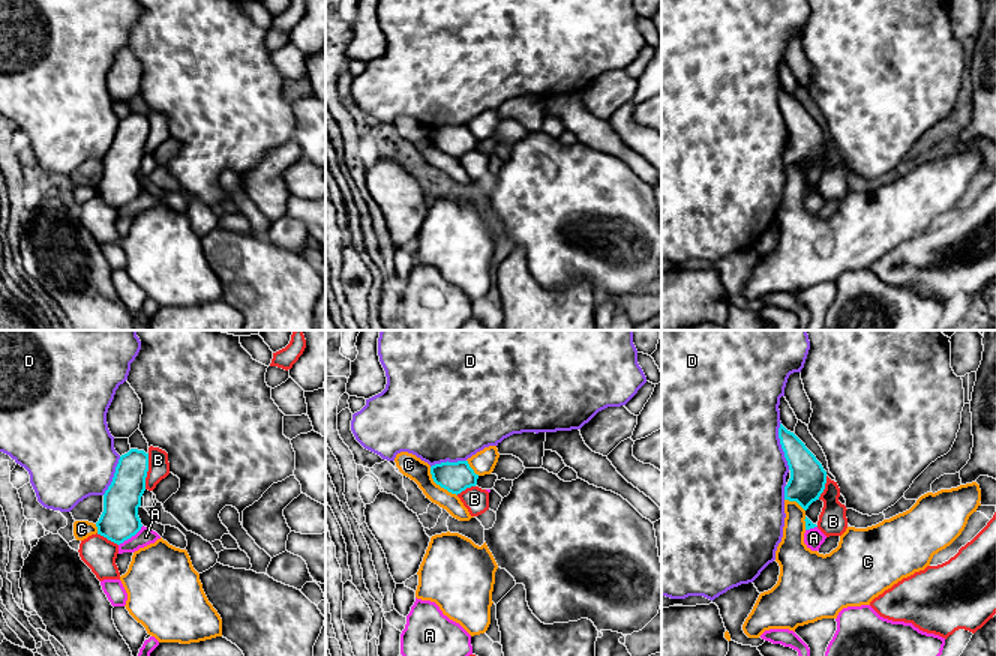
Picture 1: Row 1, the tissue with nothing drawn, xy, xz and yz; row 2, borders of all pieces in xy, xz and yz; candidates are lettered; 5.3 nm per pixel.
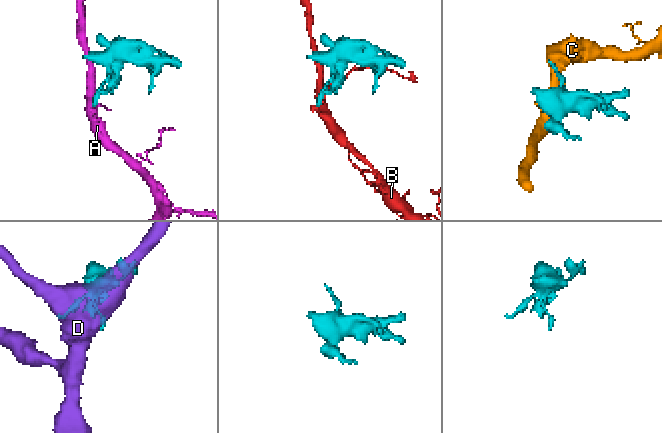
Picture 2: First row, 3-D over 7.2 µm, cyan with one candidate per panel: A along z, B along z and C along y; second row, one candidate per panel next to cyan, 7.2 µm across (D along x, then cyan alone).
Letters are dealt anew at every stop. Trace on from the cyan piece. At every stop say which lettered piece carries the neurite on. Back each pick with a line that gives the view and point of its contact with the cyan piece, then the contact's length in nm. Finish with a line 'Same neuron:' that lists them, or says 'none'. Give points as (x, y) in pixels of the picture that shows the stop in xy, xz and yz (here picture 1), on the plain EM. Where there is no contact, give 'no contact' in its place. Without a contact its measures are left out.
Same neuron: none

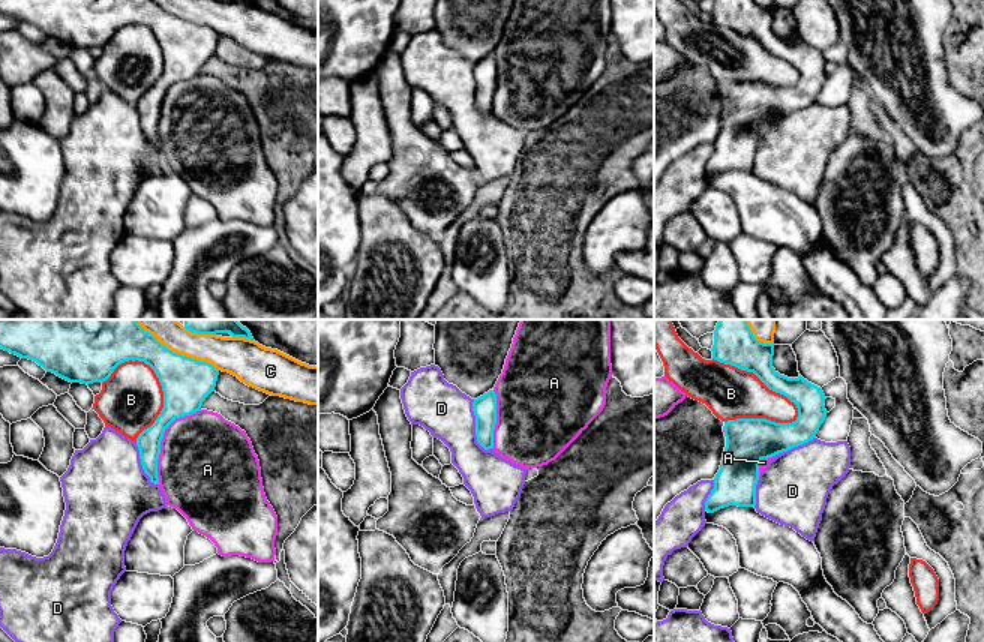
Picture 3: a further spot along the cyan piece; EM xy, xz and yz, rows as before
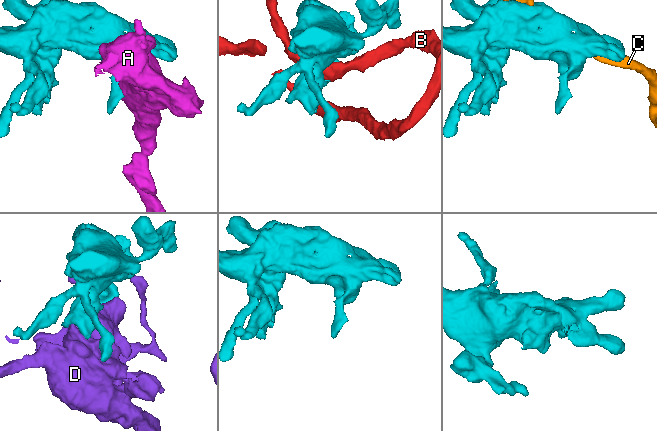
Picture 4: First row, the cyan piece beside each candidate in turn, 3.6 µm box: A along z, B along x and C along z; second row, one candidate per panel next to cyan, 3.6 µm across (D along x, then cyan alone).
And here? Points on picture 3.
Same neuron: none

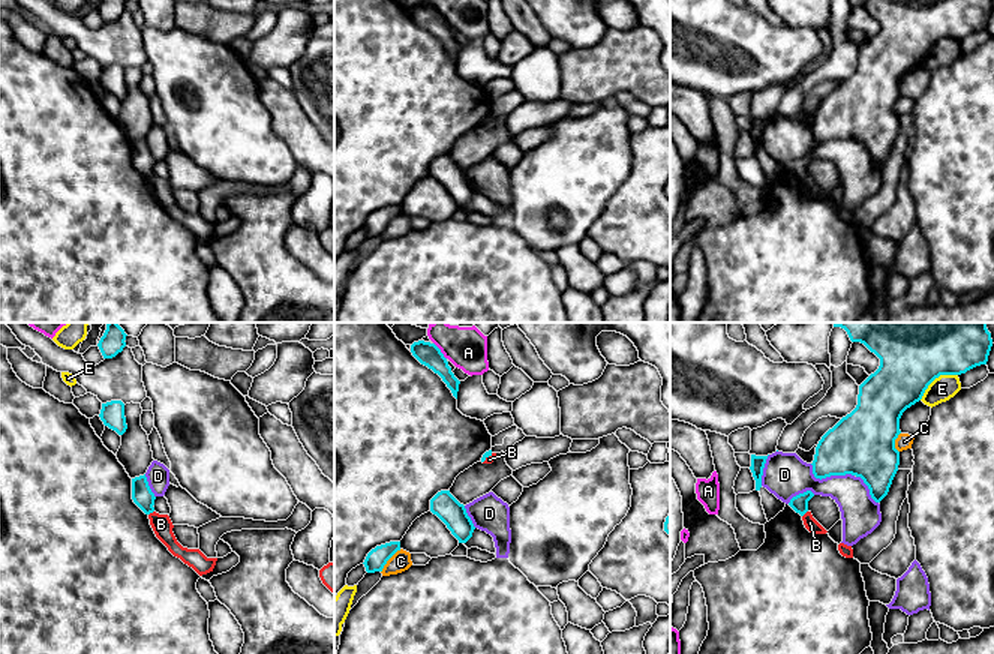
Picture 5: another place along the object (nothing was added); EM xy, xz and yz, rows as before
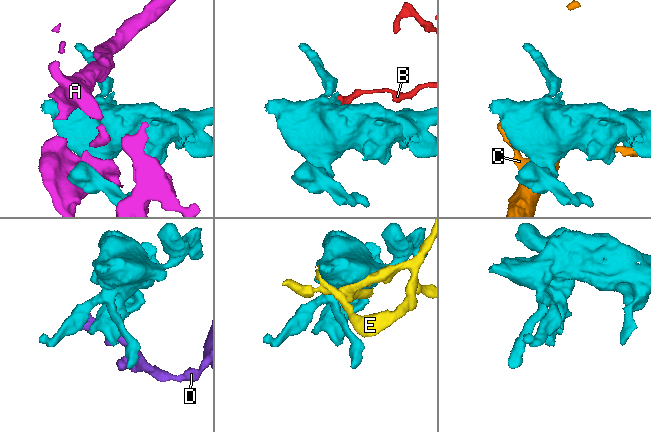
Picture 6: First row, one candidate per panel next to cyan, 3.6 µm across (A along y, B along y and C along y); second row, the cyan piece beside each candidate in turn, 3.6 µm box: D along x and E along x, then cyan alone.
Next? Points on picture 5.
Same neuron: none

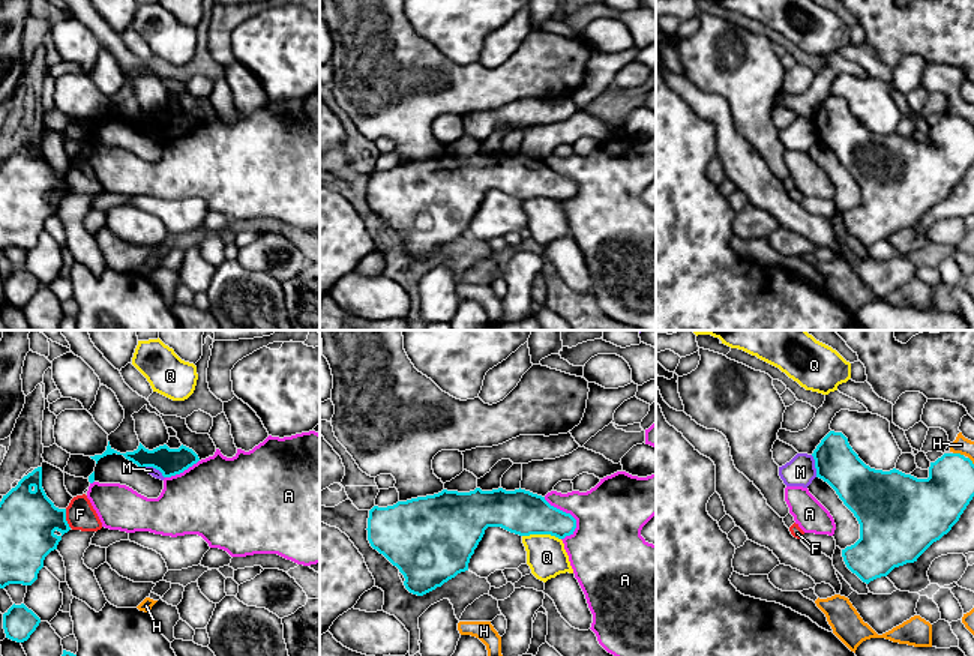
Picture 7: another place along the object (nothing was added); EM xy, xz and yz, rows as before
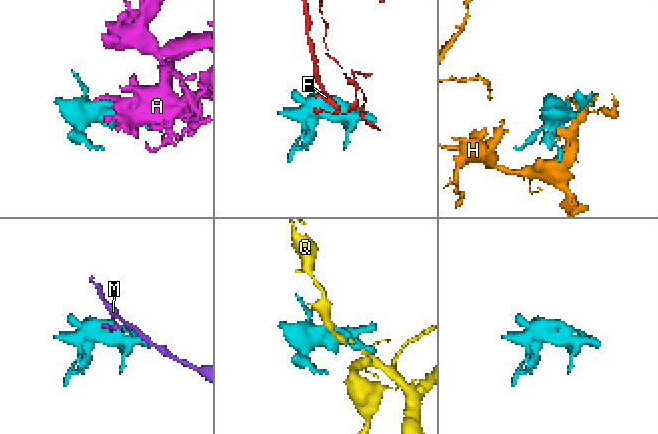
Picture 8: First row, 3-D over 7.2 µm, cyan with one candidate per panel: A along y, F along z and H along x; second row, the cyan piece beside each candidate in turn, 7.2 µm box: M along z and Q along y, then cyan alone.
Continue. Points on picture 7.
Same neuron: none

